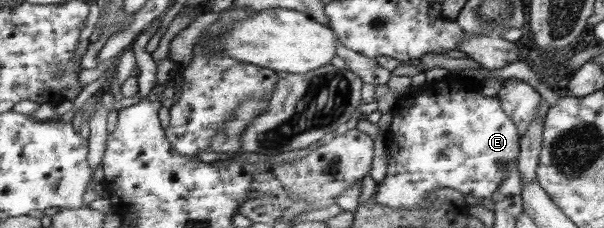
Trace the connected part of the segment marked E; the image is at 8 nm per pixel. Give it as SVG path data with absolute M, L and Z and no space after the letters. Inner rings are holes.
M440 81L427 83L420 85L418 91L415 94L406 94L405 96L400 96L398 102L395 106L395 112L392 113L392 123L389 127L388 138L387 138L387 174L386 177L377 184L376 193L374 193L376 201L382 205L387 205L388 207L393 207L394 209L412 209L418 206L425 206L425 201L427 200L427 195L435 189L440 189L443 187L449 187L450 189L456 189L460 193L468 194L471 193L477 198L491 198L498 192L500 185L502 185L504 179L506 179L507 167L513 164L519 157L520 153L520 133L518 132L518 126L515 124L513 118L505 112L502 106L502 102L498 97L488 97L484 96L478 88L476 93L472 91L450 91L450 99L452 101L446 101L446 85L440 83Z

